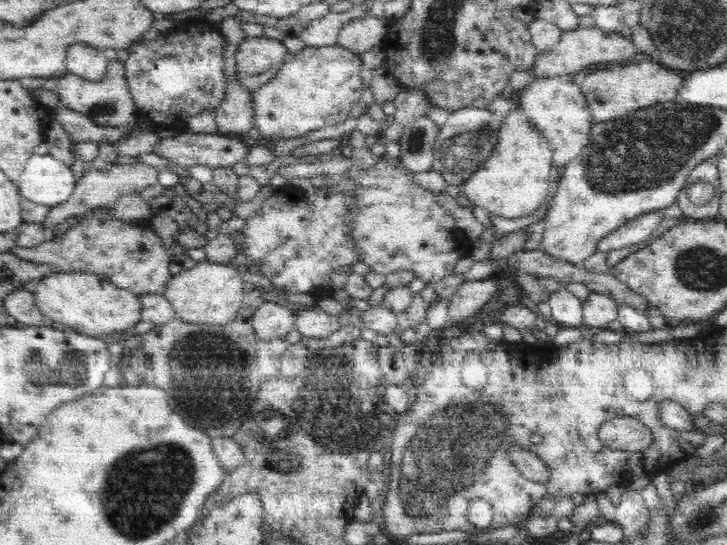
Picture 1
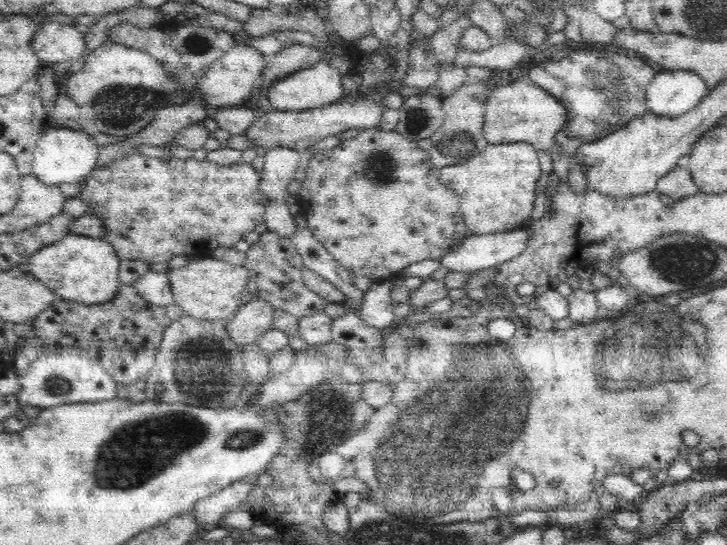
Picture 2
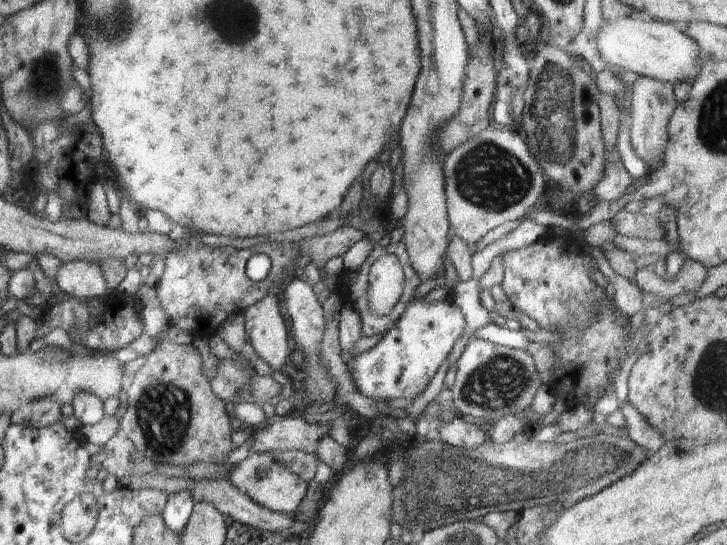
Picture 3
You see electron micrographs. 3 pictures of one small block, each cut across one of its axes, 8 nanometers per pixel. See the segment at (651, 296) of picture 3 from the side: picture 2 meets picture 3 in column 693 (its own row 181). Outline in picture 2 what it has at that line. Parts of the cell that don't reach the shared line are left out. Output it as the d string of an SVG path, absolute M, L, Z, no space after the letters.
M272 148L261 160L260 194L268 200L283 200L300 164L300 151Z

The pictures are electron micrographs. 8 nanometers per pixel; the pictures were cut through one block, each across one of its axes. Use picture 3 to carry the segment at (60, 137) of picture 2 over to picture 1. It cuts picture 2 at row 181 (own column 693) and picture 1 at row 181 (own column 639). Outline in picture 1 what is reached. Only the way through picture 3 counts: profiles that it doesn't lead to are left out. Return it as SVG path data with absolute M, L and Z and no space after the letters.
M34 154L28 160L17 186L24 199L52 208L66 202L76 184L72 168L50 155Z

